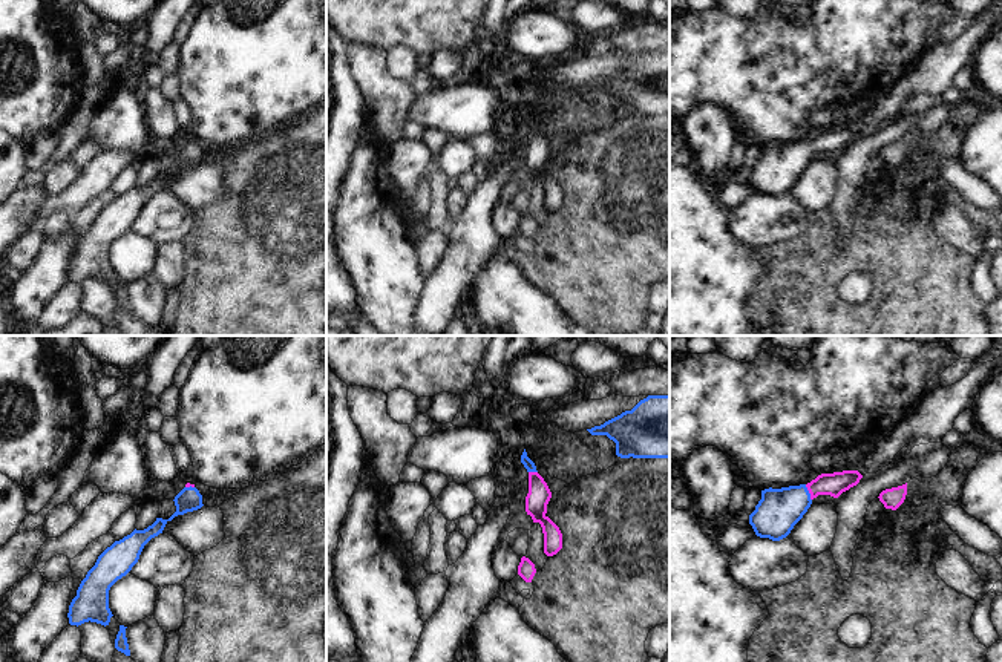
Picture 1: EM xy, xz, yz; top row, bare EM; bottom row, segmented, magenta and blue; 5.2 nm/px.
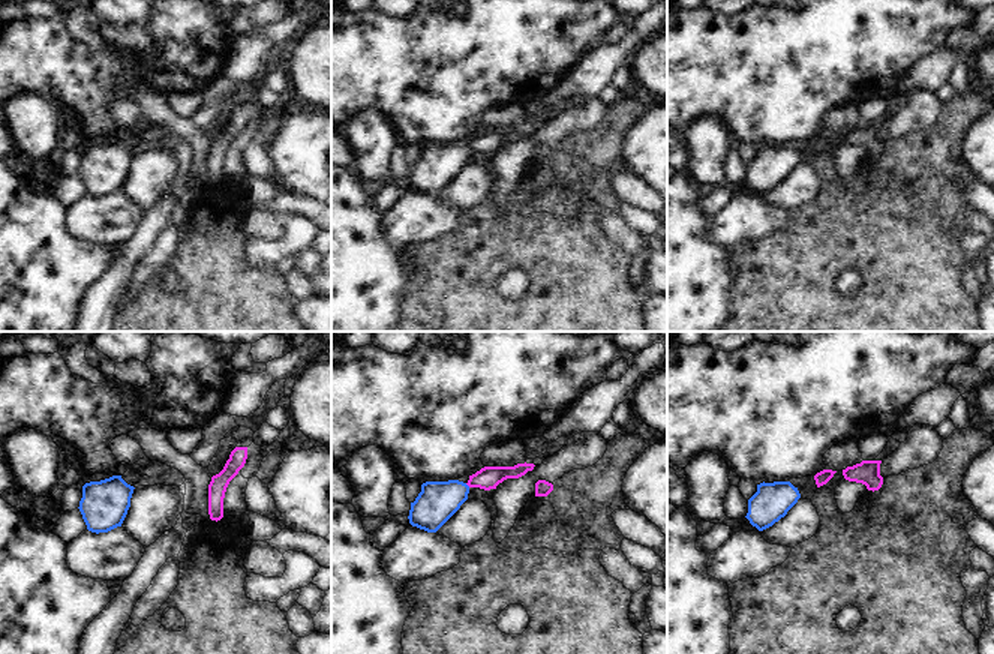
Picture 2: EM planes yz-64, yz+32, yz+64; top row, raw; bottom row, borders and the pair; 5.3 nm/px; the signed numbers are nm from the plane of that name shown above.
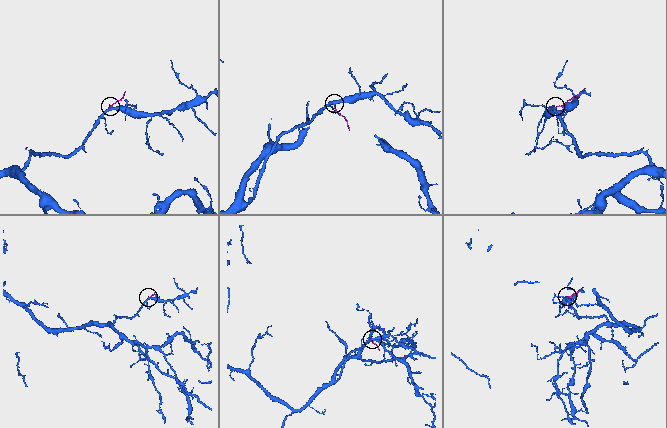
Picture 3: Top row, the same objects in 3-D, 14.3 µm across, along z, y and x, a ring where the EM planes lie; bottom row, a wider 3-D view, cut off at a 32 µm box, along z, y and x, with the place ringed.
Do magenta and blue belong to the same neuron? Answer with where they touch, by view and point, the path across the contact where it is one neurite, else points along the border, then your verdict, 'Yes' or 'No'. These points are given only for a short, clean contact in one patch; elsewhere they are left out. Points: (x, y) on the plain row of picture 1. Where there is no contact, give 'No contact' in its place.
Touches magenta at yz (809, 149). Path across: yz (834, 141), (821, 141), (809, 149), (777, 169). Yes

